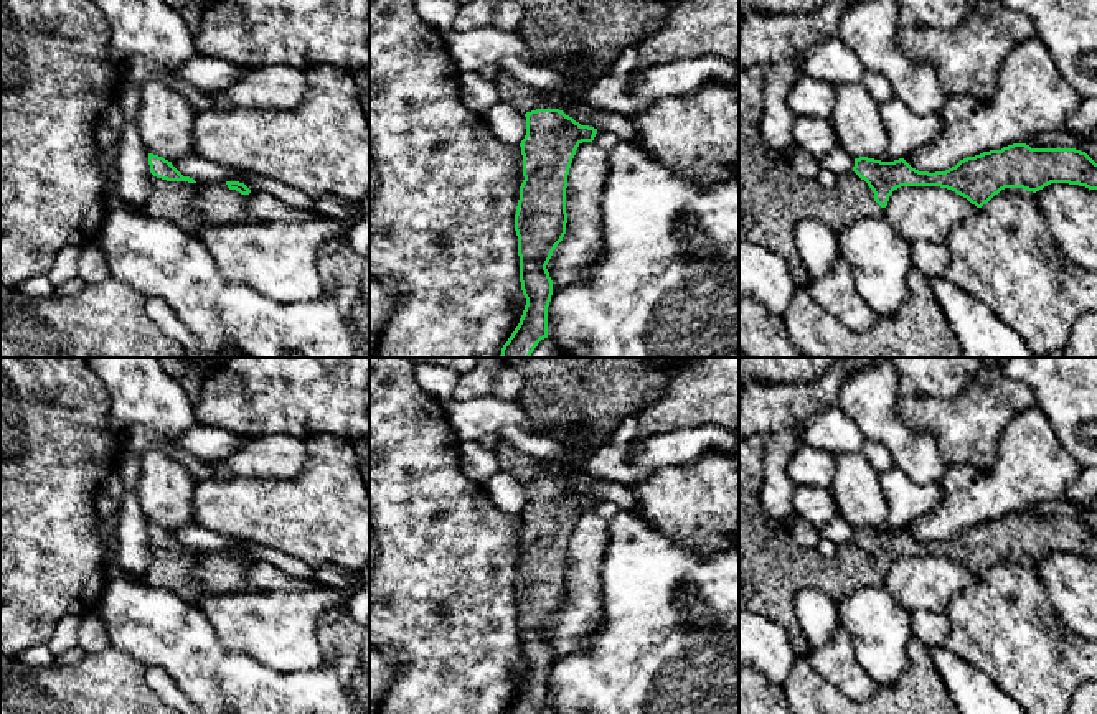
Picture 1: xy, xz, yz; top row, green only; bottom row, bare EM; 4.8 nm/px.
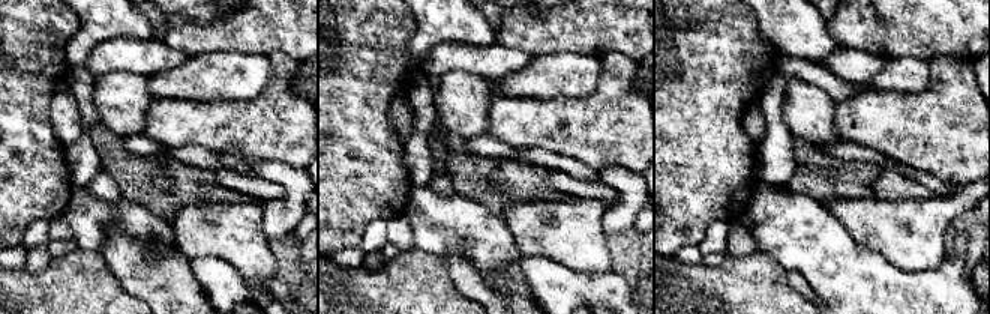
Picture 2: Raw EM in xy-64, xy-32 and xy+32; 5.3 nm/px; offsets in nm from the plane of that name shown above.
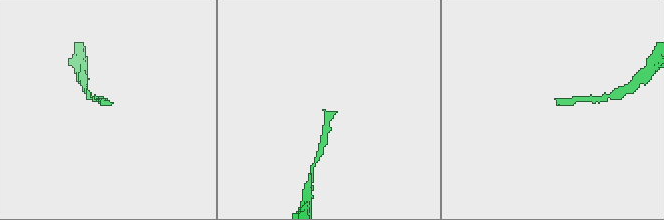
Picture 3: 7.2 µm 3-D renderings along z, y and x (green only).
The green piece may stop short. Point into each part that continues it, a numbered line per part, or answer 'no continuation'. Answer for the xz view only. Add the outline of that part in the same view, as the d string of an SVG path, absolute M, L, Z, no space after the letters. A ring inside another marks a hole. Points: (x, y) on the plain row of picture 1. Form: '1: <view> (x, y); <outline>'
1: xz (588, 396); M503 358L505 366L523 378L516 404L528 416L531 434L561 430L586 435L584 444L563 444L572 462L541 460L520 452L501 440L495 449L500 470L526 483L536 478L559 478L564 473L579 473L576 462L599 450L619 429L622 420L658 402L676 374L683 358Z

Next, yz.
1: yz (772, 568); M752 434L739 439L739 605L779 623L797 658L808 656L808 645L795 613L795 595L815 589L831 597L836 604L855 590L883 587L884 577L874 571L874 562L853 539L838 546L830 557L815 547L798 546L782 521L770 516L760 491L765 473L765 439Z

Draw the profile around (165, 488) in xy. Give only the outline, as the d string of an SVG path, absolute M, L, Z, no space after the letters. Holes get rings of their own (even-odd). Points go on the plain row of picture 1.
M148 450L142 455L135 493L148 523L168 531L193 524L195 486L190 472L165 453Z

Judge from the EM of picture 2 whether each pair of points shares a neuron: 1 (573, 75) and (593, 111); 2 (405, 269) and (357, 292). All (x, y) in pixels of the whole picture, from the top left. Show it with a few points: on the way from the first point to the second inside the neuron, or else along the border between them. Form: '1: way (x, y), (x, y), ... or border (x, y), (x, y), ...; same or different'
1: border (603, 66), (597, 86), (587, 96), (549, 96); different
2: way (393, 281), (383, 292), (369, 292); same

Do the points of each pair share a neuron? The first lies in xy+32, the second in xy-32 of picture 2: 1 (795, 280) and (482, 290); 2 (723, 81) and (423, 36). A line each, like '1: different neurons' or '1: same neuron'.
1: same neuron
2: different neurons

